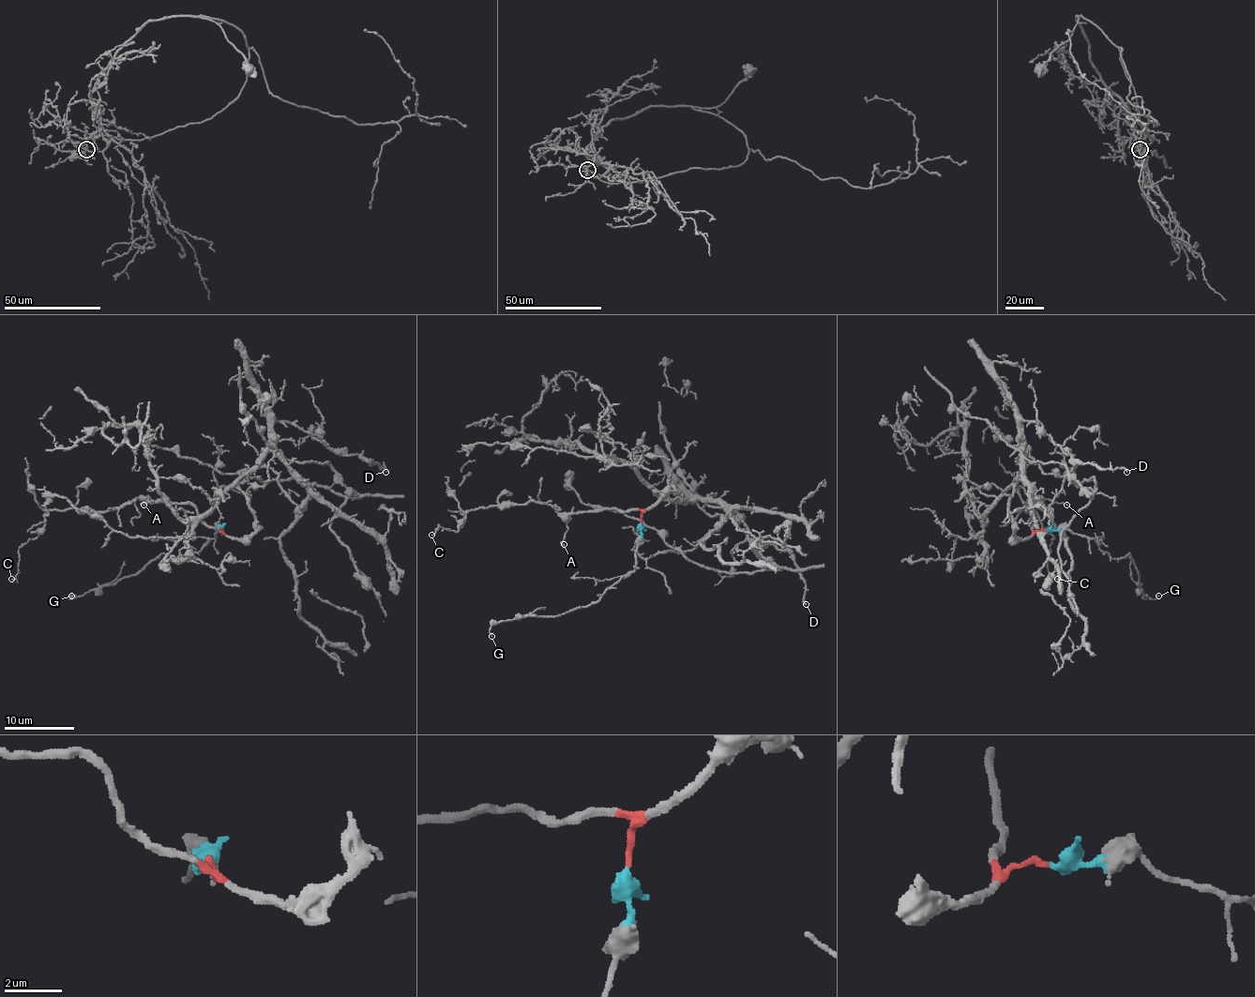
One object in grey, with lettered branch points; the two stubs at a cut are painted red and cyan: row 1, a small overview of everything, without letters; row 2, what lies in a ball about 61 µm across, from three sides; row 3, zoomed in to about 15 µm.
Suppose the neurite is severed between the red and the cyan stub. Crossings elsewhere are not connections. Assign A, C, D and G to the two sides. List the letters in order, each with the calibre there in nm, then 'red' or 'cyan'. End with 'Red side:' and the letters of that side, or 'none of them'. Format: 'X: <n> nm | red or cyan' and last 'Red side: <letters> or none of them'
A: 120 nm | red
C: 100 nm | red
D: 150 nm | red
G: 120 nm | cyan
Red side: A, C, D

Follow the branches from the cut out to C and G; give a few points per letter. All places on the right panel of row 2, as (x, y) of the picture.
C: (1045, 530), (1032, 528), (1032, 498), (1023, 507), (1032, 509), (1053, 537), (1048, 570), (1057, 580)
G: (1045, 530), (1067, 528), (1090, 537), (1113, 558), (1129, 554), (1138, 570), (1143, 596), (1152, 598), (1159, 596)

